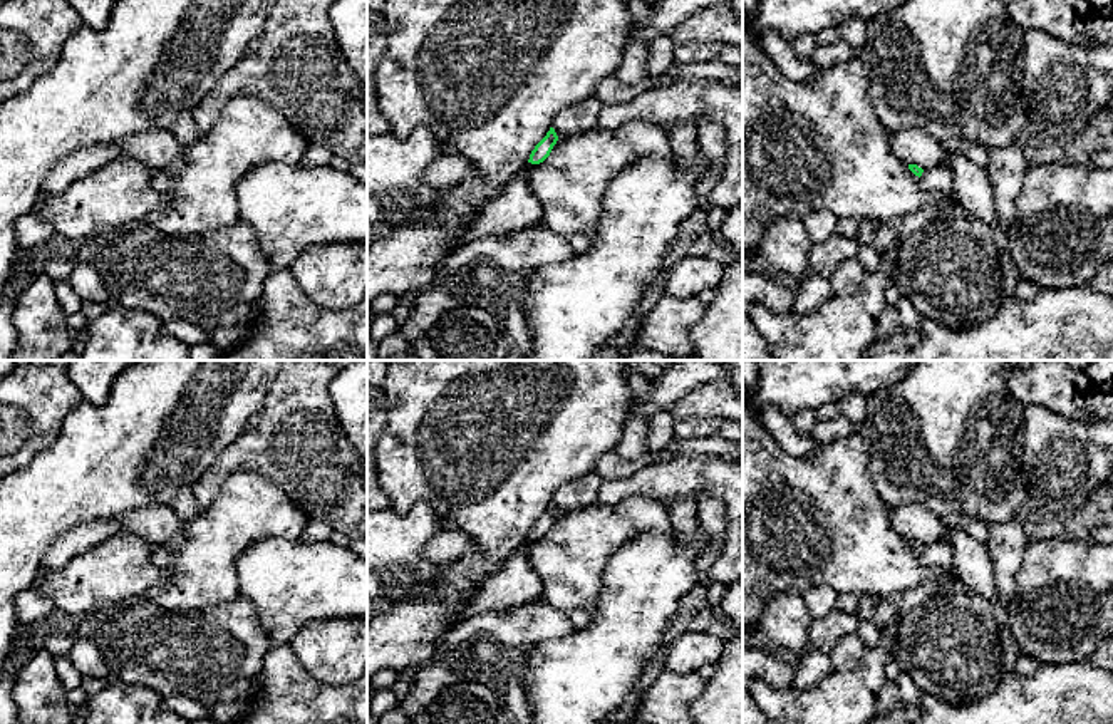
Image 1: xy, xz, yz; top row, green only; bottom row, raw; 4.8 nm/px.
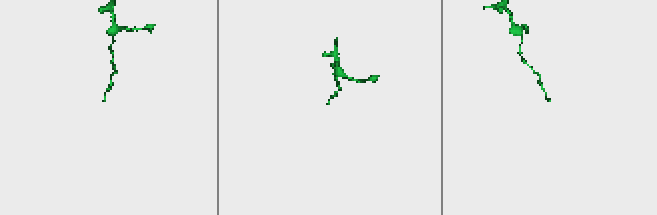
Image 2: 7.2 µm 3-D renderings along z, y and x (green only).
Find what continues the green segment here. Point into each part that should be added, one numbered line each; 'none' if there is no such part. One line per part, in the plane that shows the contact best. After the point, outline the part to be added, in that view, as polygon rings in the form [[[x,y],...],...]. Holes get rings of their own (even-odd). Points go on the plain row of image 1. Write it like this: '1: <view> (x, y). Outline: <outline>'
none

